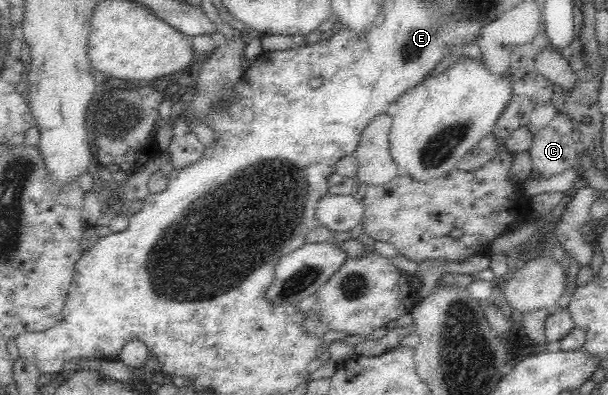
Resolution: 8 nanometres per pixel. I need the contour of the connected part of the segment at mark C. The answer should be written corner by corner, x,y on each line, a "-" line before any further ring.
556,115
547,125
536,131
528,149
531,158
531,167
533,171
539,171
541,178
550,178
578,166
577,152
580,150
579,142
573,140
573,123
567,115

